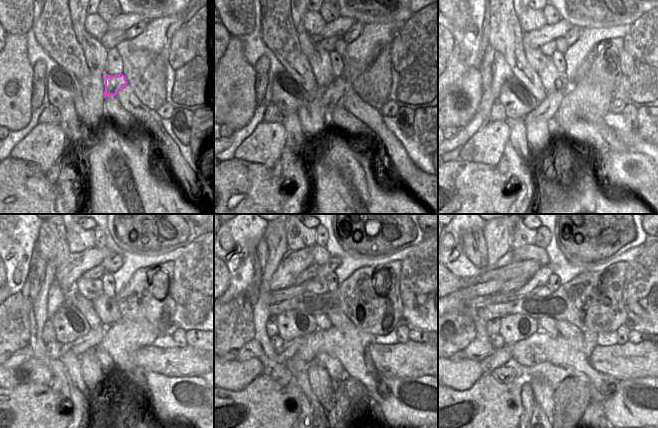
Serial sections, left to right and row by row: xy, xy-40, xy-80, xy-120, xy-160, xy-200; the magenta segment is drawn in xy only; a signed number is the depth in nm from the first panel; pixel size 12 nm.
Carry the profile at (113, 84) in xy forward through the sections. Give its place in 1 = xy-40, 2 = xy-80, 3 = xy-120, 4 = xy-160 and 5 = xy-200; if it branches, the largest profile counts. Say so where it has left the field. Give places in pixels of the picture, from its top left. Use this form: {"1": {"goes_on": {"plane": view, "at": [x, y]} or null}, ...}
{"1": {"goes_on": {"plane": "xy-40", "at": [336, 90]}}, "2": {"goes_on": {"plane": "xy-80", "at": [546, 110]}}, "3": {"goes_on": {"plane": "xy-120", "at": [94, 336]}}, "4": {"goes_on": {"plane": "xy-160", "at": [290, 348]}}, "5": {"goes_on": {"plane": "xy-200", "at": [499, 357]}}}

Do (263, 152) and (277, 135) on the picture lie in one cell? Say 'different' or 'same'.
same

